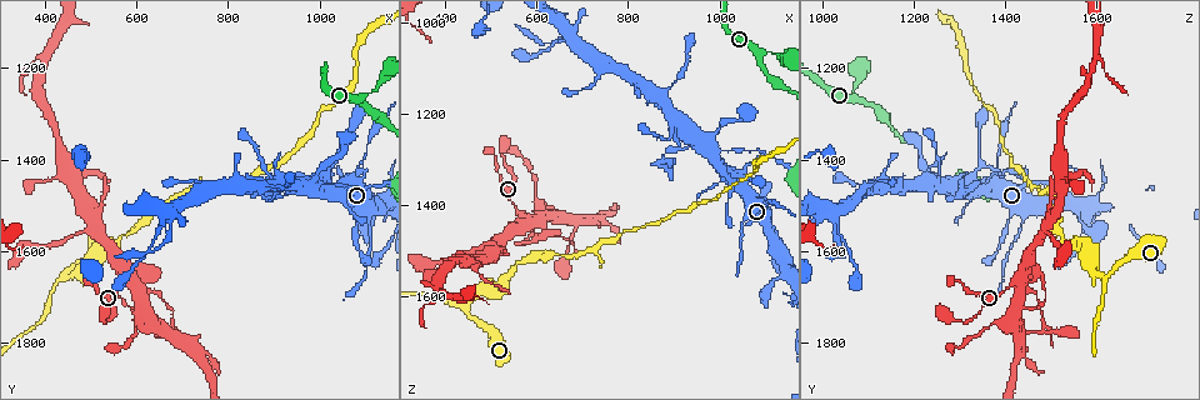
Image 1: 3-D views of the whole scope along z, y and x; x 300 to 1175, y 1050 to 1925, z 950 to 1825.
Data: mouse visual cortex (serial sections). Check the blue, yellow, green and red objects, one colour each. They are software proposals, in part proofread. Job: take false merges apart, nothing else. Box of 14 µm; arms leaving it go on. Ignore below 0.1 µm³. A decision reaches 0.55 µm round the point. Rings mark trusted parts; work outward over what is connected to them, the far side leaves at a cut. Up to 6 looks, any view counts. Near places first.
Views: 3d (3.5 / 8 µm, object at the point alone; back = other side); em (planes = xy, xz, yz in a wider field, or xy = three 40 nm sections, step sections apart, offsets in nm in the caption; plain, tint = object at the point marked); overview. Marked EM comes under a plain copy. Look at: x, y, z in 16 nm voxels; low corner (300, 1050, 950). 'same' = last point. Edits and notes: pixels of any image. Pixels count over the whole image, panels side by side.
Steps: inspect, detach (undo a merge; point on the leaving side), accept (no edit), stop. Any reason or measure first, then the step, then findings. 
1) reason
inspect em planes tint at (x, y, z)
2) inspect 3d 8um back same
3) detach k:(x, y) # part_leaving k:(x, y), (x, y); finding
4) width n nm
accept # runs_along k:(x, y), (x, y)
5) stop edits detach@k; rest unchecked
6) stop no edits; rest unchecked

thin arm on a thick one
inspect 3d 8um at (570, 1655, 1425)

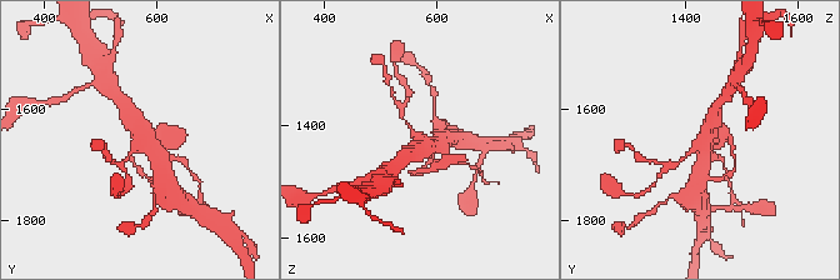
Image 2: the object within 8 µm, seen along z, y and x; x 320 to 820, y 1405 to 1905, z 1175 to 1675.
arms 4; arm_widths 100, 150, 400, 450 nm
inspect em planes tint at (570, 1655, 1430)

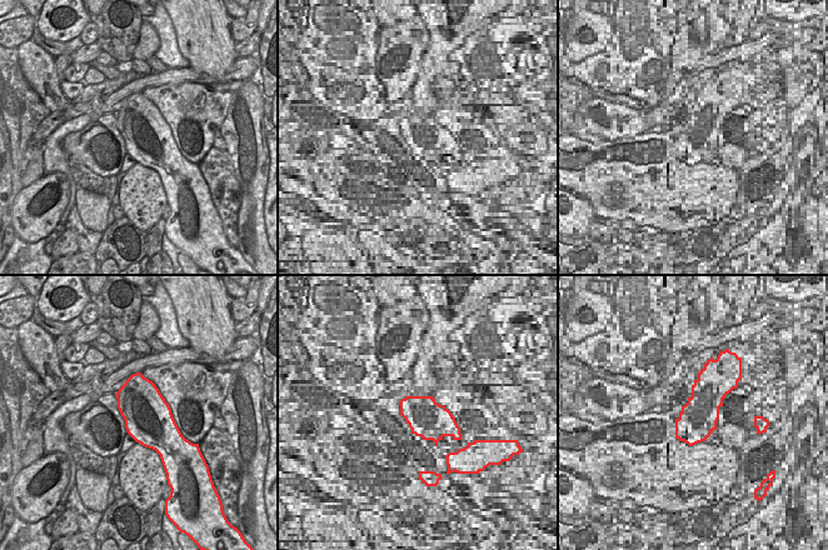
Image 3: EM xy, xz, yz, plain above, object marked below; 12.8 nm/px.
accept # runs_along 2:(679, 163), (701, 141), (715, 110); one cell here

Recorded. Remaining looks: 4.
abrupt turn
inspect 3d 8um at (445, 1655, 1625)

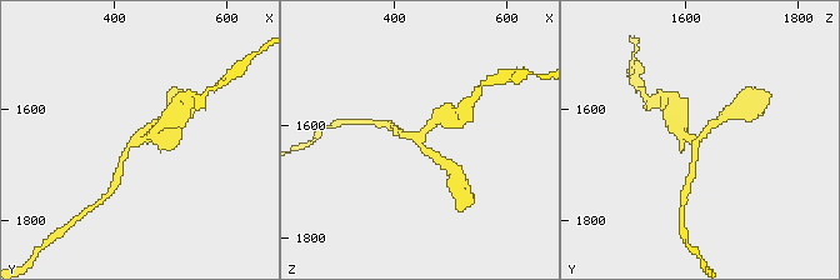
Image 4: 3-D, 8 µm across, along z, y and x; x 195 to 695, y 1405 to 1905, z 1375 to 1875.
arms 3; arm_widths 150, 200, 300 nm
inspect em planes tint at (445, 1650, 1625)

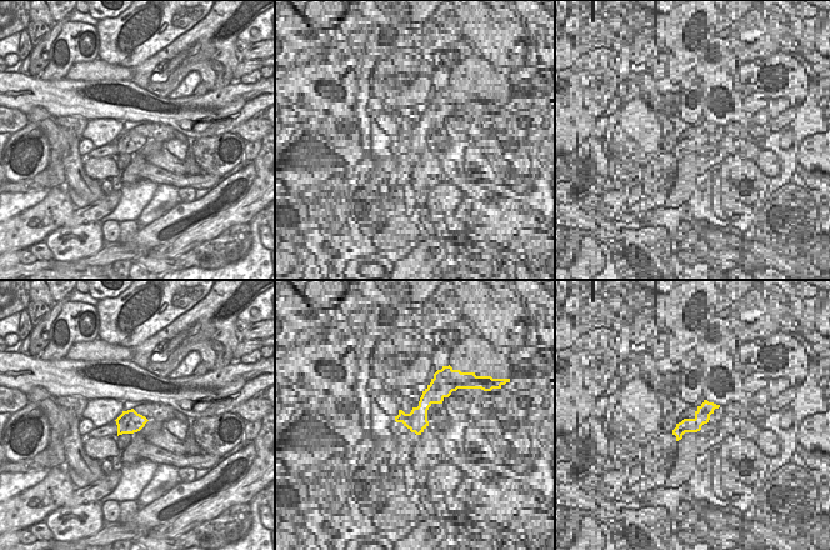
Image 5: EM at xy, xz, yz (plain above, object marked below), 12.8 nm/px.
width 300 nm
accept # runs_along 4:(721, 119), (699, 139), (680, 128); continuous, no second cell

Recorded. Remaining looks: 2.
thick turns thin
inspect 3d 3.5um at (1085, 1420, 1380)

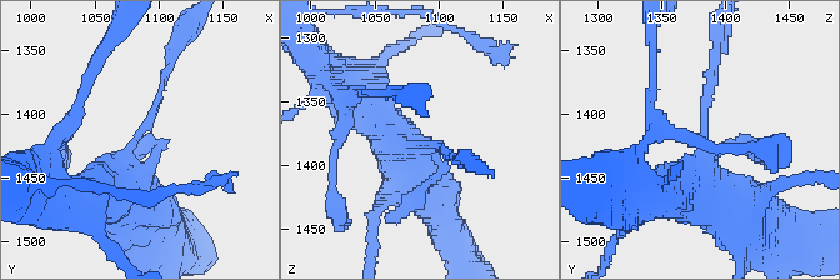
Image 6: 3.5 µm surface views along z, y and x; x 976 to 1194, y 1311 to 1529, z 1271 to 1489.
arm_widths 100, 700 nm
inspect em xy step 1 tint at (1082, 1420, 1384)

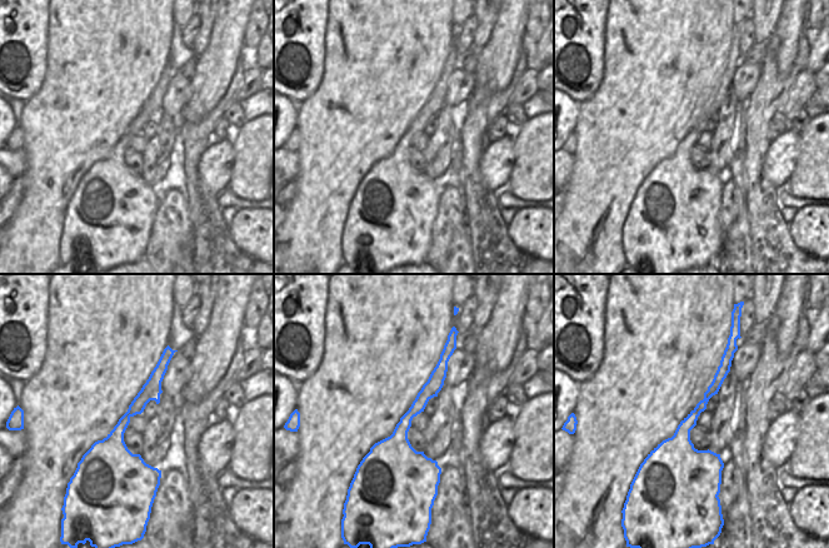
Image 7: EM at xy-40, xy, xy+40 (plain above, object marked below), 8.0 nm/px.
accept # runs_along 6:(131, 205), (128, 148), (170, 68); continuous, no second cell

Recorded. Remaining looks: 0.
stop no edits; rest unchecked

